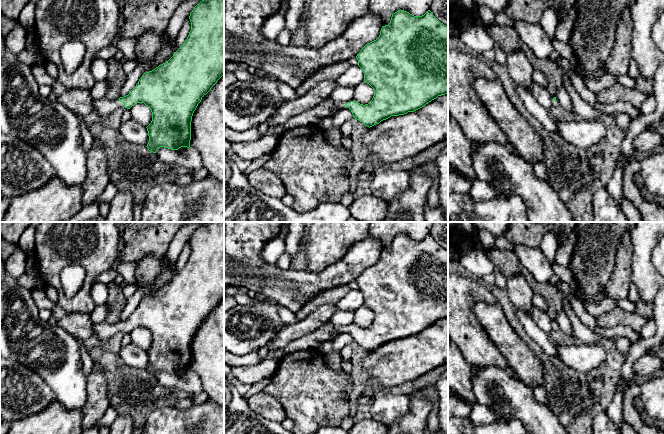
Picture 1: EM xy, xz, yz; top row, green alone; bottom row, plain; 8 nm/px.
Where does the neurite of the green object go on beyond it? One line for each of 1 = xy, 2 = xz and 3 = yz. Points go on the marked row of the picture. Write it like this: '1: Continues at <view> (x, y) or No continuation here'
1: Continues at xy (104, 107)
2: No continuation here
3: No continuation here

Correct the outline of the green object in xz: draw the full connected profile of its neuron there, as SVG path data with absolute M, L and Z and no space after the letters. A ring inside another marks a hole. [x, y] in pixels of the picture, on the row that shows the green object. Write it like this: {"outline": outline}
{"outline": "M398 10L397 12L393 13L390 23L382 26L379 37L376 40L366 44L357 54L356 58L358 60L358 66L364 73L364 82L369 84L374 89L374 96L368 104L363 105L356 101L351 101L344 106L351 110L355 119L359 120L369 128L379 124L381 121L386 120L391 116L399 116L407 114L408 112L414 112L424 107L438 96L448 94L448 26L441 23L430 10L428 10L422 16L414 16L404 10Z"}

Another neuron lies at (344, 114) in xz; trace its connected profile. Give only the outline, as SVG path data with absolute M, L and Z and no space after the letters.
M343 106L333 115L333 125L337 128L340 128L344 122L350 121L353 118L354 117L351 110L348 107Z

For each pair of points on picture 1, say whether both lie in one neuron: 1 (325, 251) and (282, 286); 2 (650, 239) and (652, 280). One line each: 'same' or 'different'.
1: different
2: same

